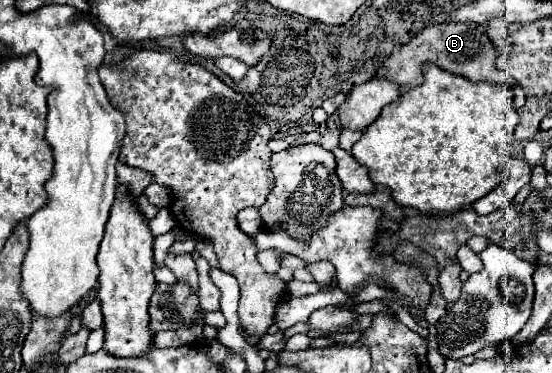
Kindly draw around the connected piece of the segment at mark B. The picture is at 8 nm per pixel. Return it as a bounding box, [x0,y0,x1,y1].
[385,23,497,89]

